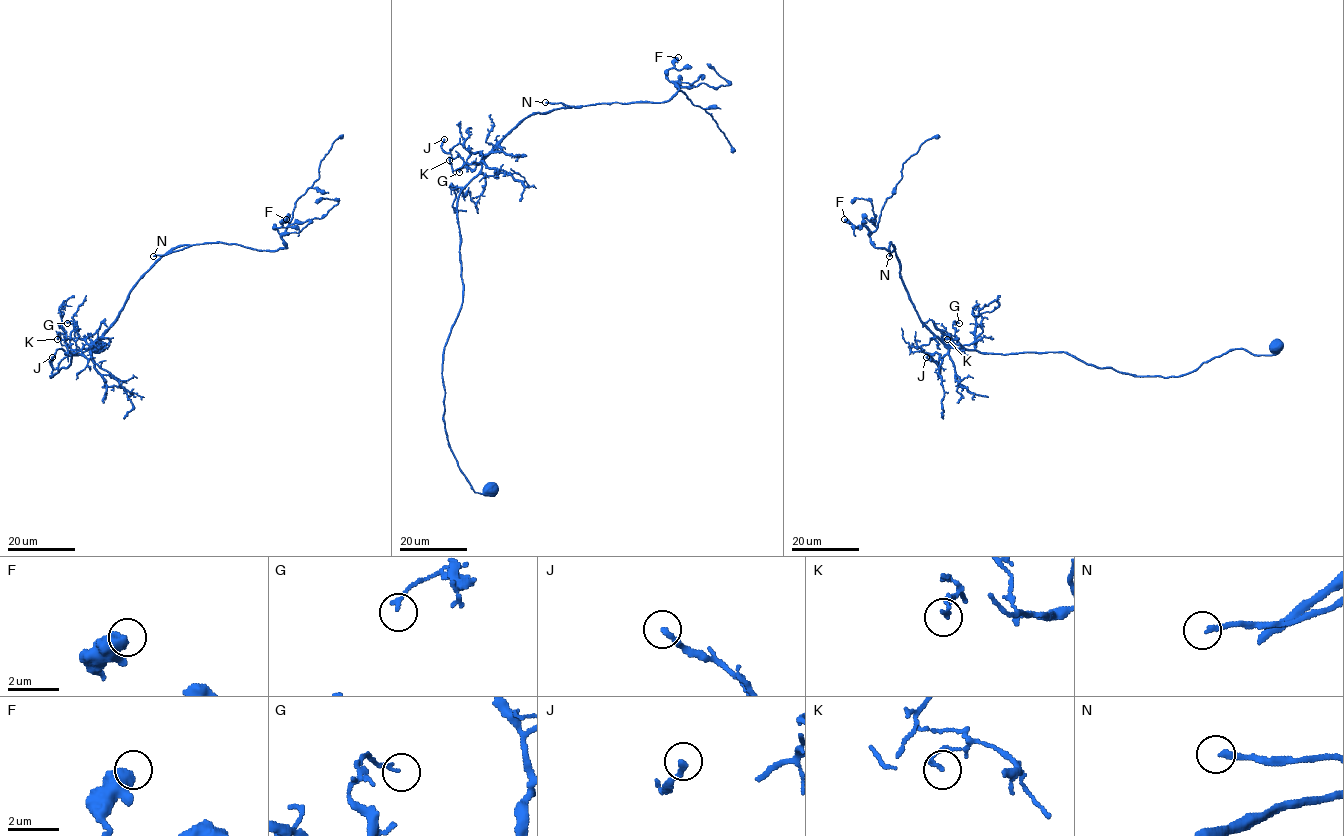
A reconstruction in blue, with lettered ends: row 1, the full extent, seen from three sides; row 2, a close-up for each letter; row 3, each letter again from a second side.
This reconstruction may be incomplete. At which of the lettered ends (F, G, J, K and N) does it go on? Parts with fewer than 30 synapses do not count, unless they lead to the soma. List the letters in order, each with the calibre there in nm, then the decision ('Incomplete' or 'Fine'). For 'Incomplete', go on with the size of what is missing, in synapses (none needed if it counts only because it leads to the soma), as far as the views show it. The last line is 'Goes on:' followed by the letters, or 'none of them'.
F: Thickness 600 nm. Fine
G: Thickness 150 nm. Fine
J: Thickness 240 nm. Fine
K: Thickness 130 nm. Fine
N: Thickness 220 nm. Incomplete. Roughly 90 synapses
Goes on: N

